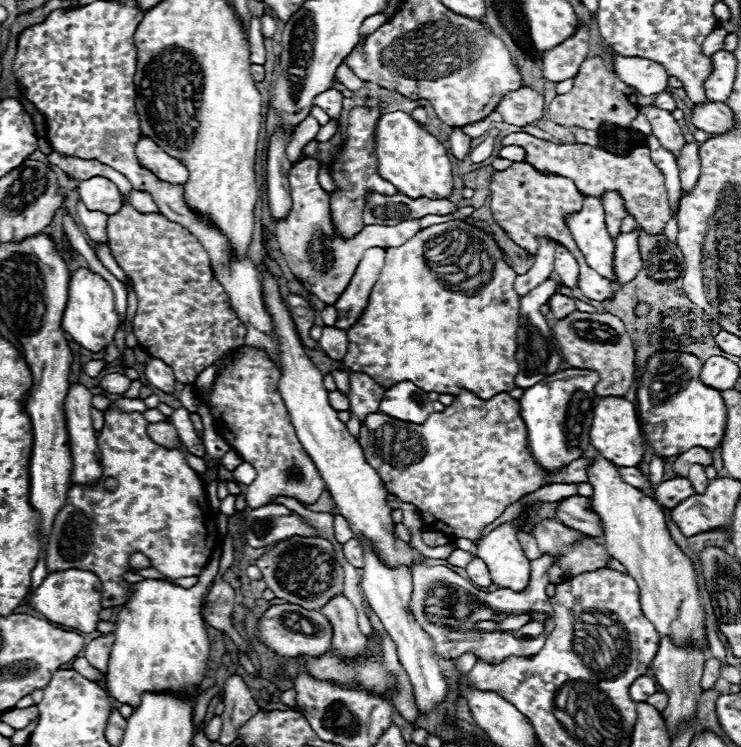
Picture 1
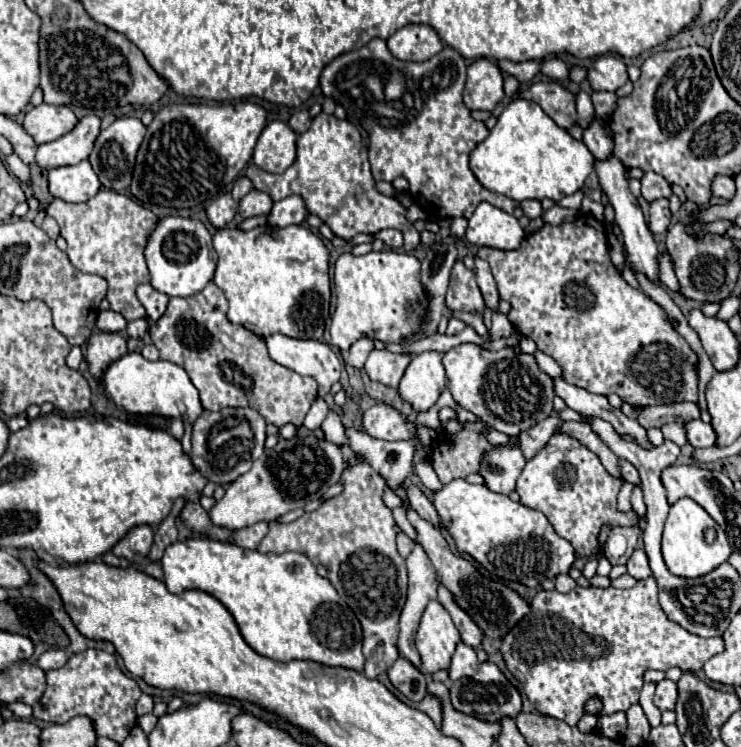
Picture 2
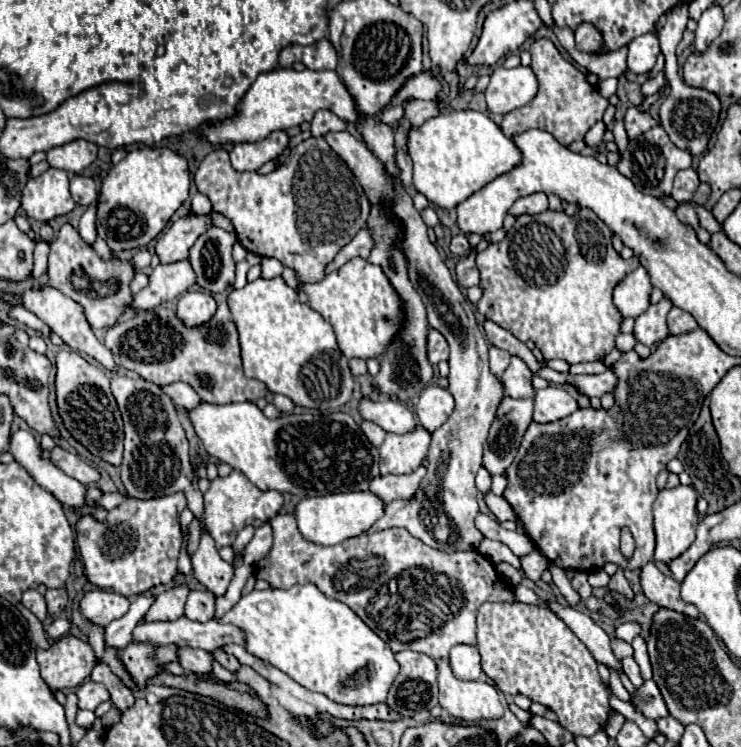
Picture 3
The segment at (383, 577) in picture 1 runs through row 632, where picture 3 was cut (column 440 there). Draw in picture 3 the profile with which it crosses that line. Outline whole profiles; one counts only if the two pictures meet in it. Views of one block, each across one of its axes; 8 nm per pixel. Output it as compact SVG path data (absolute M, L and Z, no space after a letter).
M430 384L420 394L420 400L416 404L416 416L418 416L420 424L424 426L424 430L428 430L430 434L434 430L438 430L452 412L454 412L452 394L436 384Z

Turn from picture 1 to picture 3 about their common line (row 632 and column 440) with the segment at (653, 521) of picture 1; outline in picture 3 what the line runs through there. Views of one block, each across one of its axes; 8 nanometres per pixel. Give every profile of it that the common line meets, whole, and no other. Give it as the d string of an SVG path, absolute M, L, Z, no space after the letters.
M436 660L438 664L438 684L440 684L440 706L450 712L450 716L464 722L494 720L504 714L498 698L498 690L488 682L464 682L458 680L448 660Z

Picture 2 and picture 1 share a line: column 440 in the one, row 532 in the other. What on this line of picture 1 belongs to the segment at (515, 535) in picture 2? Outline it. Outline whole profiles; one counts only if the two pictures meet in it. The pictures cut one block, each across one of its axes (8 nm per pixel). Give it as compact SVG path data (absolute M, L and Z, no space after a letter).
M532 506L526 508L524 512L520 512L512 522L504 522L500 524L498 528L494 528L492 532L488 532L476 546L474 554L478 558L482 558L490 570L490 576L492 576L492 582L496 586L502 586L502 588L512 588L516 592L524 590L530 582L530 560L524 556L524 550L518 542L518 532L522 532L522 528L526 526L528 518L530 518L530 512L532 512Z

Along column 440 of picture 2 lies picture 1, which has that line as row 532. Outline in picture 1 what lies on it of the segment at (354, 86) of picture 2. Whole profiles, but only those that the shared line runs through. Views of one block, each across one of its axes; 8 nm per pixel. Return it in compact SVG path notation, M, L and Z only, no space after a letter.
M104 412L104 428L98 434L98 448L104 468L100 482L106 478L116 478L118 486L112 492L106 490L104 484L96 484L96 488L72 486L68 490L64 508L56 514L52 534L48 536L50 544L46 544L44 552L46 568L50 572L68 568L94 572L102 582L102 608L114 608L126 602L128 582L122 580L122 574L128 572L128 554L142 552L164 576L176 580L186 576L200 576L220 542L220 532L214 520L216 514L208 504L202 478L186 464L180 450L166 450L154 444L146 434L146 424L148 422L138 412Z

